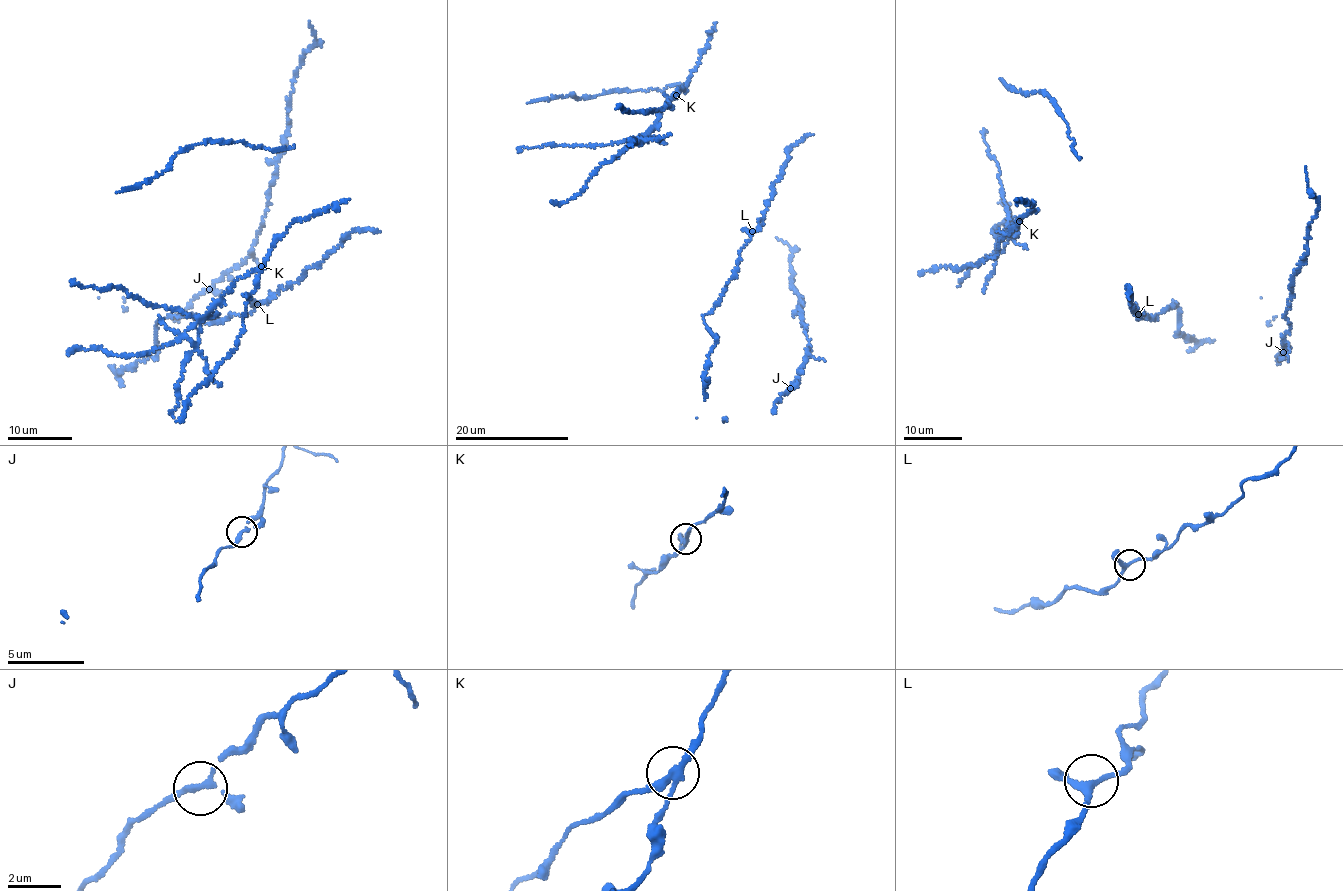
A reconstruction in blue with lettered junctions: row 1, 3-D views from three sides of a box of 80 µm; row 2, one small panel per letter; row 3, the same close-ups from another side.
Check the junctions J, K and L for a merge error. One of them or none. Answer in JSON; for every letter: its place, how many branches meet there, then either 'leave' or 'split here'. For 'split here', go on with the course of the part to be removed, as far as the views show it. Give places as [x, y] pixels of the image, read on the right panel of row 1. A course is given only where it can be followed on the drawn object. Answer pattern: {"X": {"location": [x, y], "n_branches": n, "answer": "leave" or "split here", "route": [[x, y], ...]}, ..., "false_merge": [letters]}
{"J": {"location": [1283, 352], "n_branches": 3, "answer": "leave"}, "K": {"location": [1019, 221], "n_branches": 3, "answer": "split here"}, "L": {"location": [1138, 314], "n_branches": 3, "answer": "leave"}, "false_merge": ["K"]}

